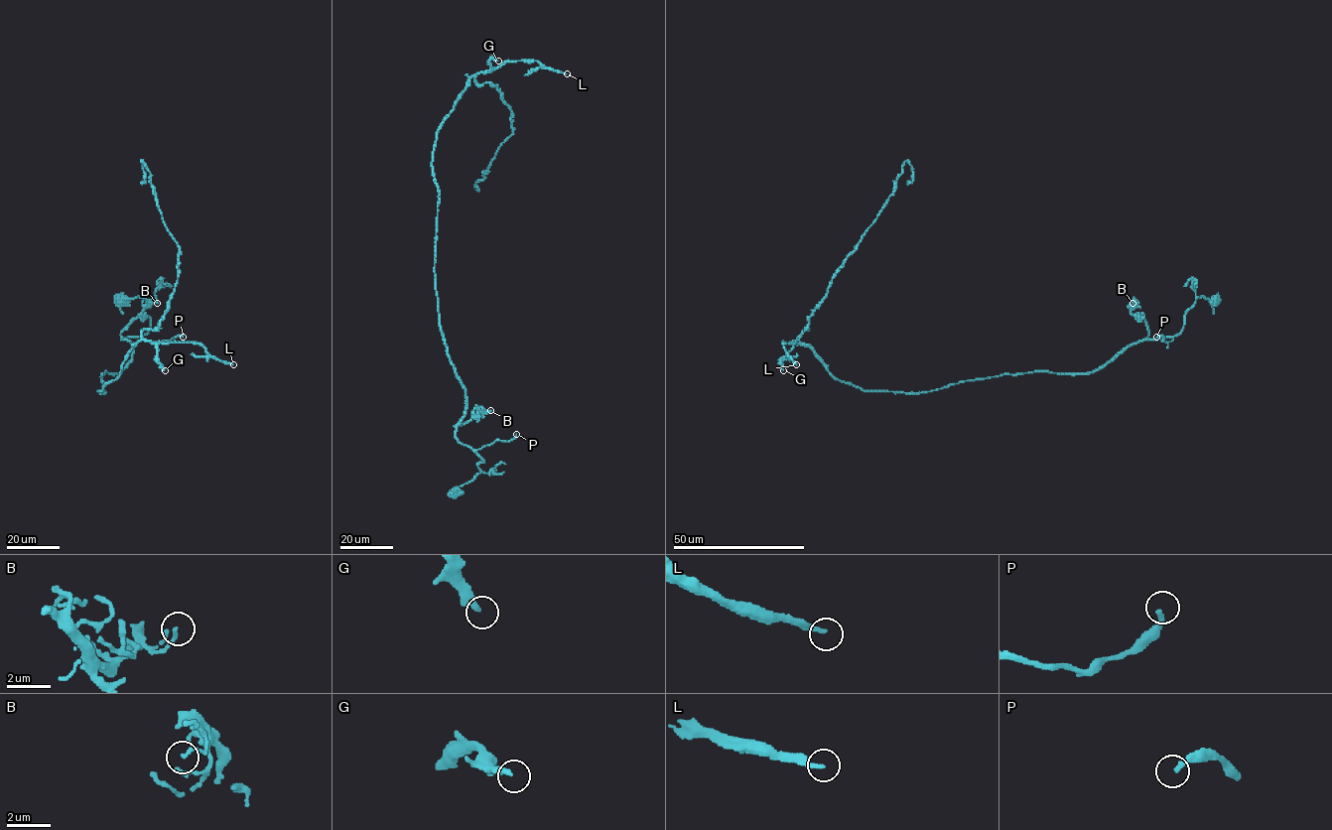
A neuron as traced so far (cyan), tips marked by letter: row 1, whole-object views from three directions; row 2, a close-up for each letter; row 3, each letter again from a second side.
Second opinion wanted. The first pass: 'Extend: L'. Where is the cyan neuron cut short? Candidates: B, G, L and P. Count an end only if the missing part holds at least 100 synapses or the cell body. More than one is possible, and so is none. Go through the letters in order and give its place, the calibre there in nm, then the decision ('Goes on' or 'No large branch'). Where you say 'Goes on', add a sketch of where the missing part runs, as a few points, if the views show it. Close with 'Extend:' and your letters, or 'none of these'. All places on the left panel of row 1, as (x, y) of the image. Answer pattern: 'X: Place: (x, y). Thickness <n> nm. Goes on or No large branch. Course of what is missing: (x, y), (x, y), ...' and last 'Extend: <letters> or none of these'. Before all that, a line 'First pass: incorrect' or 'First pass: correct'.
First pass: correct
B: Place: (157, 303). Thickness 140 nm. No large branch
G: Place: (165, 370). Thickness 280 nm. No large branch
L: Place: (233, 364). Thickness 190 nm. Goes on. Course of what is missing: (233, 364), (274, 372), (312, 366), (320, 370), (314, 360), (314, 350), (317, 344), (323, 345), (325, 342)
P: Place: (183, 337). Thickness 240 nm. No large branch
Extend: L

